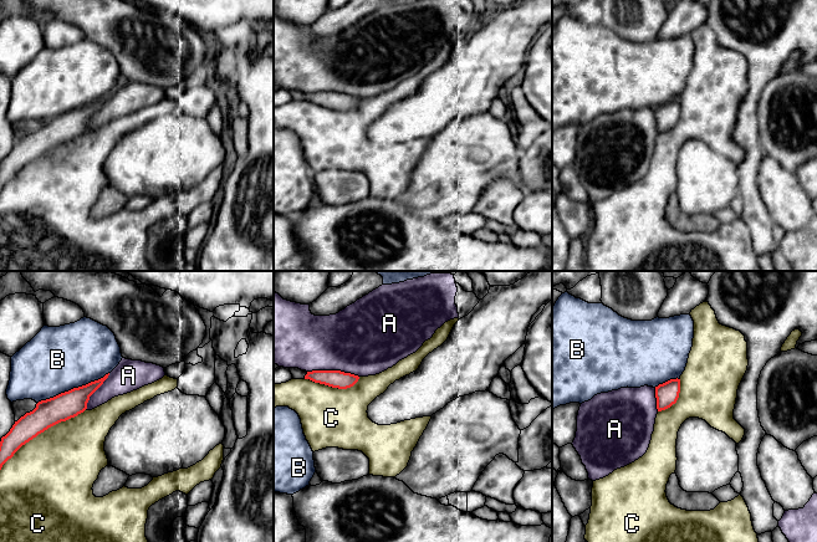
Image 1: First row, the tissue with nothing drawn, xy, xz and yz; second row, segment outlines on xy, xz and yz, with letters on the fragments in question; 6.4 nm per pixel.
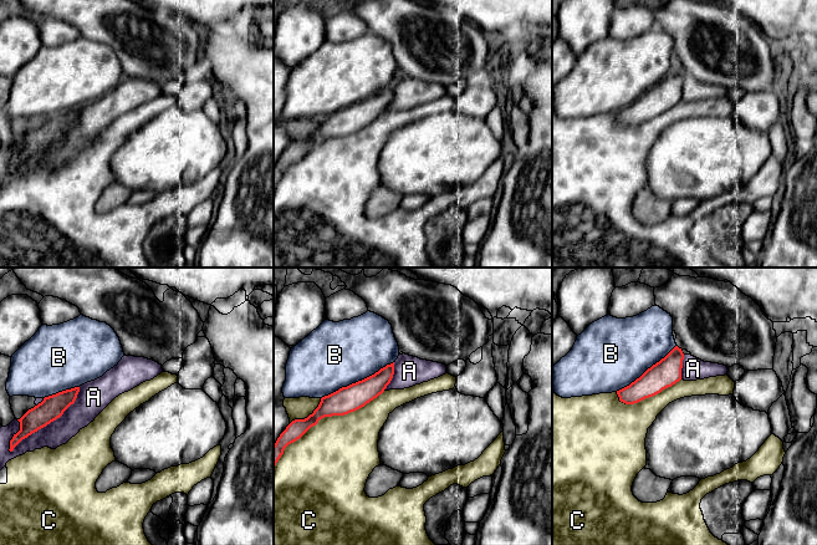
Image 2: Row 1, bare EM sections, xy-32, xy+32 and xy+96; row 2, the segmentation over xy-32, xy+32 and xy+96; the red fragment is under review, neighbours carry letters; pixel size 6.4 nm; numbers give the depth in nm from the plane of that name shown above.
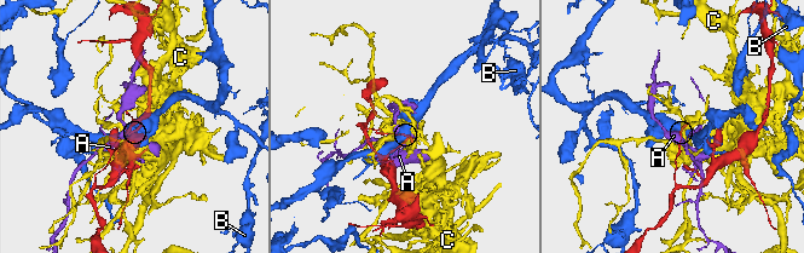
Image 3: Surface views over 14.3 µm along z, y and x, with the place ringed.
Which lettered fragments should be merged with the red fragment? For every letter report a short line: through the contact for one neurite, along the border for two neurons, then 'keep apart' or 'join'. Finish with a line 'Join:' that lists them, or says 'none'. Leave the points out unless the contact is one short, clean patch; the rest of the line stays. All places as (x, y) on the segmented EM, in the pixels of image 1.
A: keep apart
B: keep apart
C: keep apart
Join: none

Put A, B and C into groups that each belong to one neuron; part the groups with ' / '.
A / B / C

